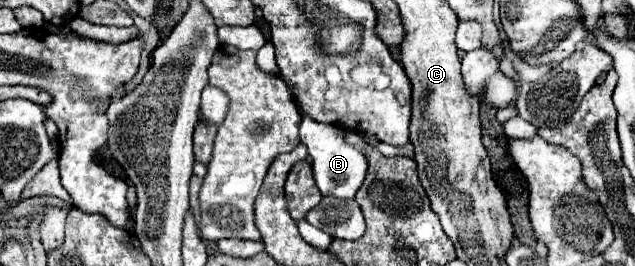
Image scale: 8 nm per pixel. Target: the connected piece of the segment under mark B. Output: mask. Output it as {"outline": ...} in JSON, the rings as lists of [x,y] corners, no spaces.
{"outline":[[[304,116],[302,124],[300,124],[300,140],[302,140],[302,144],[306,144],[308,154],[314,160],[314,164],[312,164],[314,180],[316,180],[316,186],[320,188],[322,196],[354,198],[358,188],[362,186],[362,180],[366,178],[368,160],[360,150],[346,144],[344,132],[340,128],[334,128],[330,124],[322,124],[322,122],[310,120],[310,116]]]}

